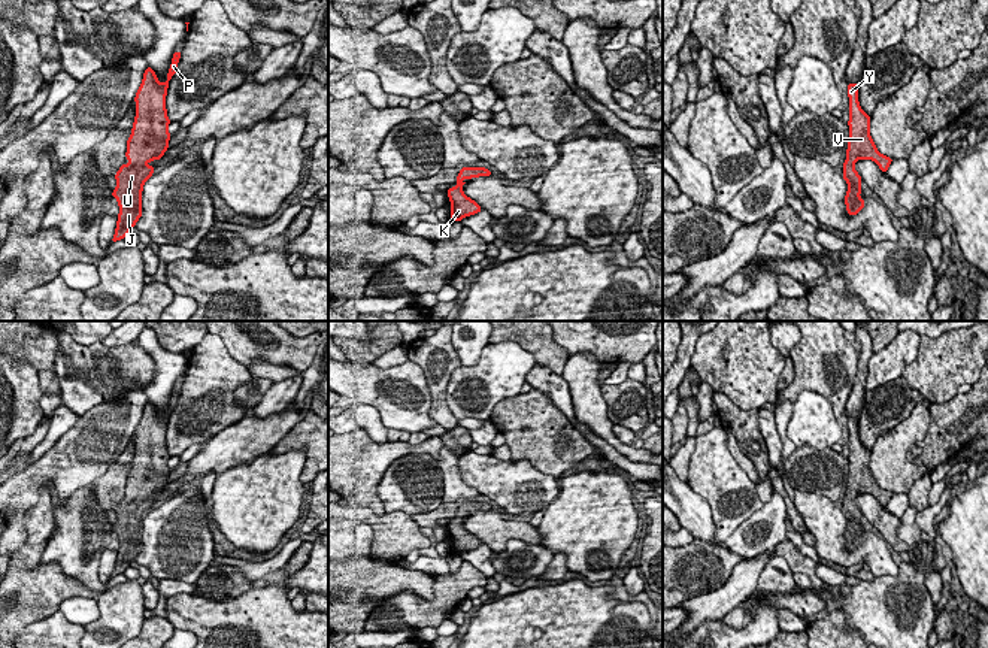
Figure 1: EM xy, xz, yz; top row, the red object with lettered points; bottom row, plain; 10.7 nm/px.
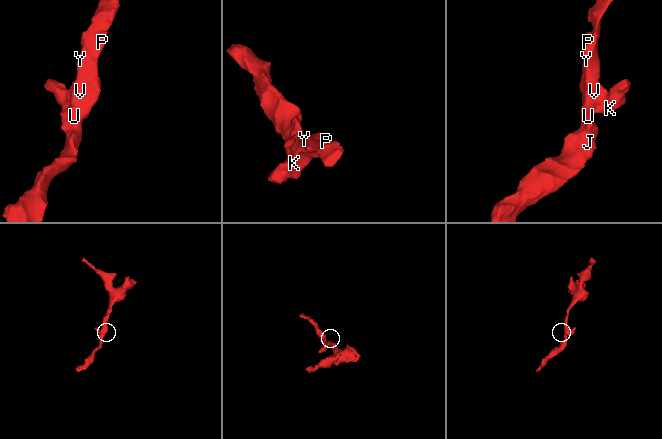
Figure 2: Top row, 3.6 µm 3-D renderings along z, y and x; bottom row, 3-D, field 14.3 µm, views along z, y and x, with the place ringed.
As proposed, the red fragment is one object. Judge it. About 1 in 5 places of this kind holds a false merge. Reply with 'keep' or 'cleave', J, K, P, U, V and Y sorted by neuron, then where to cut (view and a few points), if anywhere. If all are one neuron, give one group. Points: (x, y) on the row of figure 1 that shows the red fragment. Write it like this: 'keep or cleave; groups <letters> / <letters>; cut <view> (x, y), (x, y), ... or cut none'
keep; groups J K P U V Y; cut none

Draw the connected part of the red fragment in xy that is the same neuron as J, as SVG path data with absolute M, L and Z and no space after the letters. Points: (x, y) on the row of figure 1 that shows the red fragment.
M176 51L164 84L149 66L143 73L142 84L136 93L136 116L131 134L127 140L125 158L115 173L116 188L112 197L118 200L119 214L112 243L124 239L142 216L142 191L145 182L154 175L149 161L160 160L169 149L170 119L166 109L166 96L172 76L178 70L181 51Z

